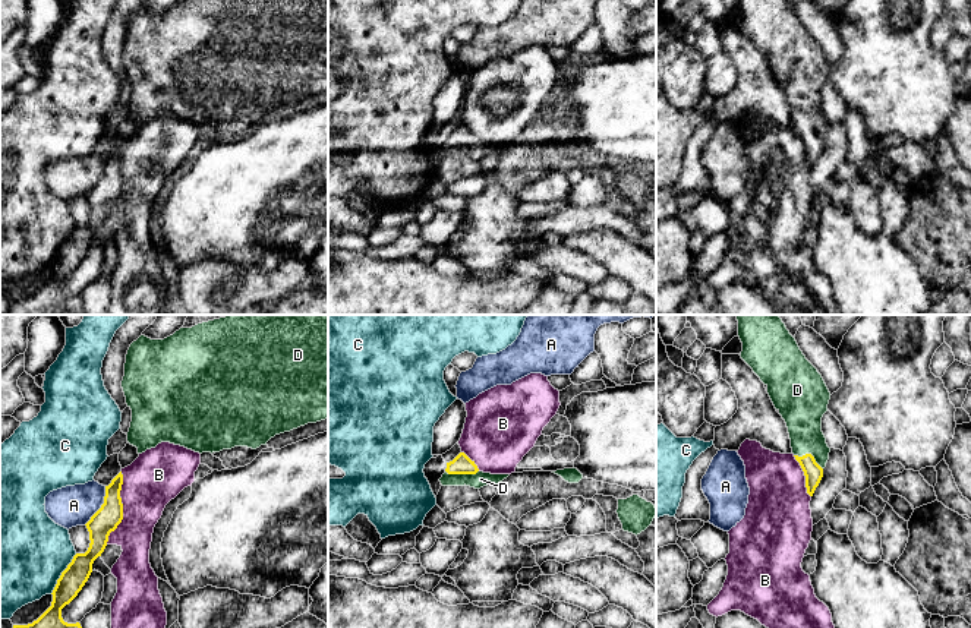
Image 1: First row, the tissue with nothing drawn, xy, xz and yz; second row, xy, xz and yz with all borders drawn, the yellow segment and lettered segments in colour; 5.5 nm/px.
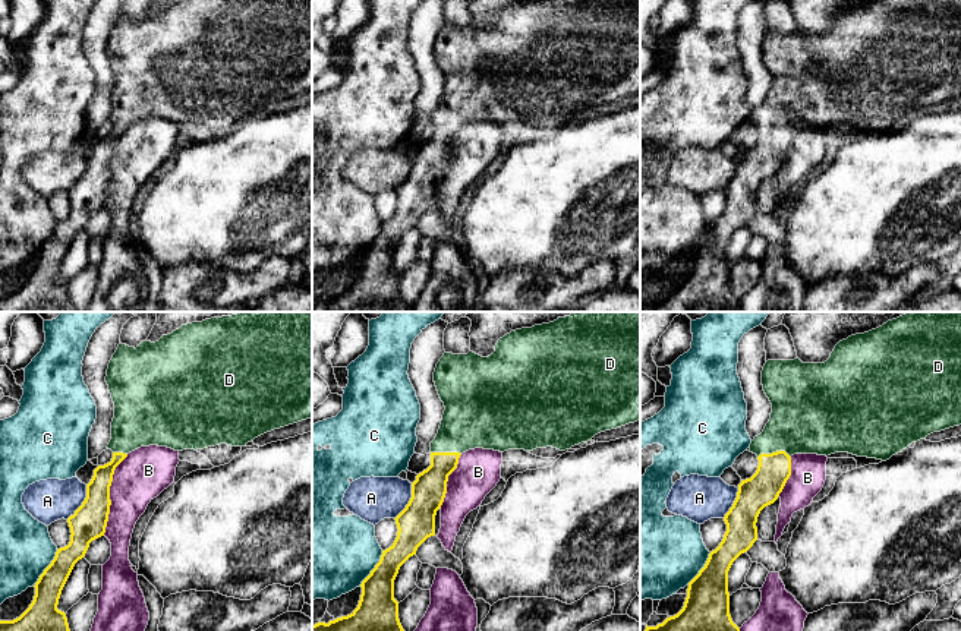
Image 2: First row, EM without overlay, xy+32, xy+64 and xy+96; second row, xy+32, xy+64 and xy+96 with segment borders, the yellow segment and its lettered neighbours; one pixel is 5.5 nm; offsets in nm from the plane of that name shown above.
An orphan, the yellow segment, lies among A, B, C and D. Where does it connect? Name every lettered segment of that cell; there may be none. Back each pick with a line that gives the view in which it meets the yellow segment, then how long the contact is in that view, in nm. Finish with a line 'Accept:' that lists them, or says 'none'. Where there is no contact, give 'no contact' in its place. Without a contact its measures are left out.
D: meets yellow in xz; contact 180 nm long
Accept: D

